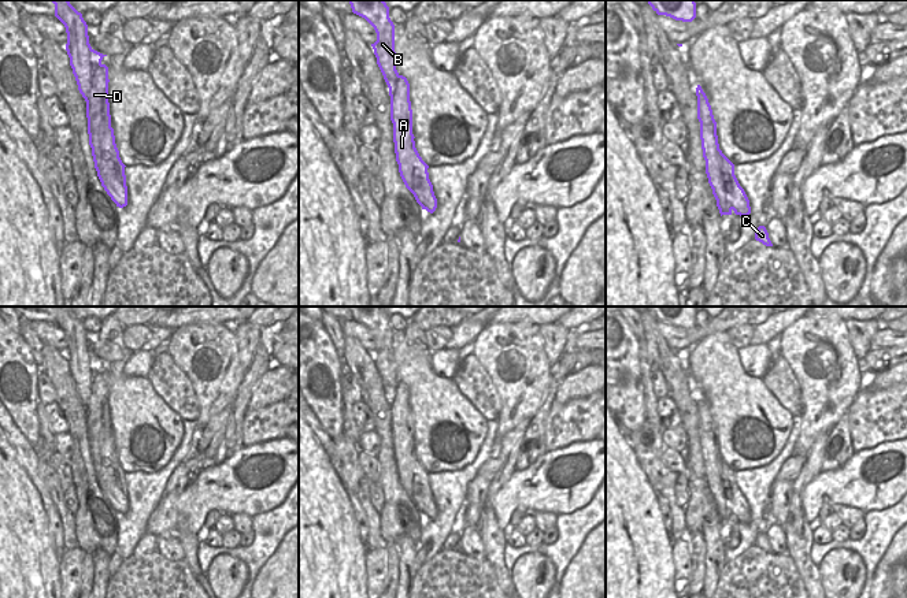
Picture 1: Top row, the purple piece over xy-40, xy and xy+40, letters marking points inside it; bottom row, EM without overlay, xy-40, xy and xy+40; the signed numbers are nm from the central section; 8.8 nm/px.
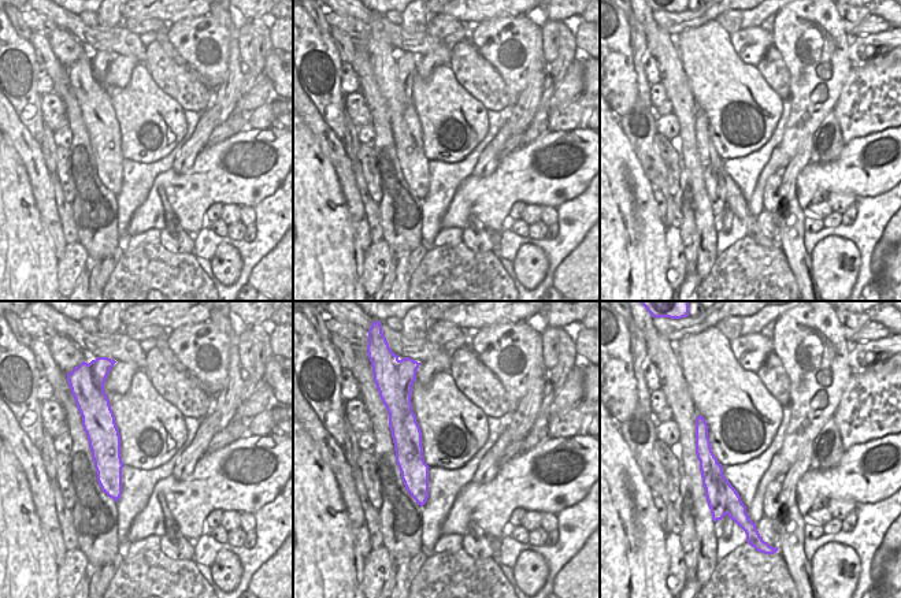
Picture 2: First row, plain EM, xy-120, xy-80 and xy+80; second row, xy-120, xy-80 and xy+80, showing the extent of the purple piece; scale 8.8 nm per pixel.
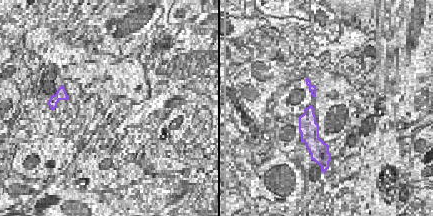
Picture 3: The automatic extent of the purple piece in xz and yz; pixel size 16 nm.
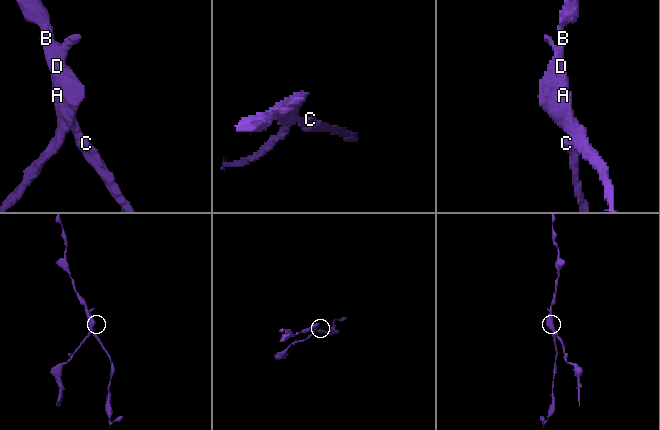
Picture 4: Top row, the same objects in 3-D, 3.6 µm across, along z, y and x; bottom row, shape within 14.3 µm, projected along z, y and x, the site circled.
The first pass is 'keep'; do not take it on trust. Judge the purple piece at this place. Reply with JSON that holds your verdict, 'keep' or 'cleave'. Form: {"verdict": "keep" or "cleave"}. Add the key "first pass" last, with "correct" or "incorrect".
{"verdict": "cleave", "first pass": "incorrect"}

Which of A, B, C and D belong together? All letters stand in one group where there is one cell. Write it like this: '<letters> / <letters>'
A D / B C

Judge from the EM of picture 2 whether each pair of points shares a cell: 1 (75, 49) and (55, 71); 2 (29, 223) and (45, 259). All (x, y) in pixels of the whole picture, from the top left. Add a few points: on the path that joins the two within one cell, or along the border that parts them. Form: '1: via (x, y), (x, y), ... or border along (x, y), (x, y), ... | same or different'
1: border along (47, 37), (54, 55), (66, 67) | different
2: via (29, 231), (29, 242), (37, 251) | same

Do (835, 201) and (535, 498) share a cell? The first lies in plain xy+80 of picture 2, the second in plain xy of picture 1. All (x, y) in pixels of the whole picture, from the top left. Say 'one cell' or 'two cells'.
two cells

